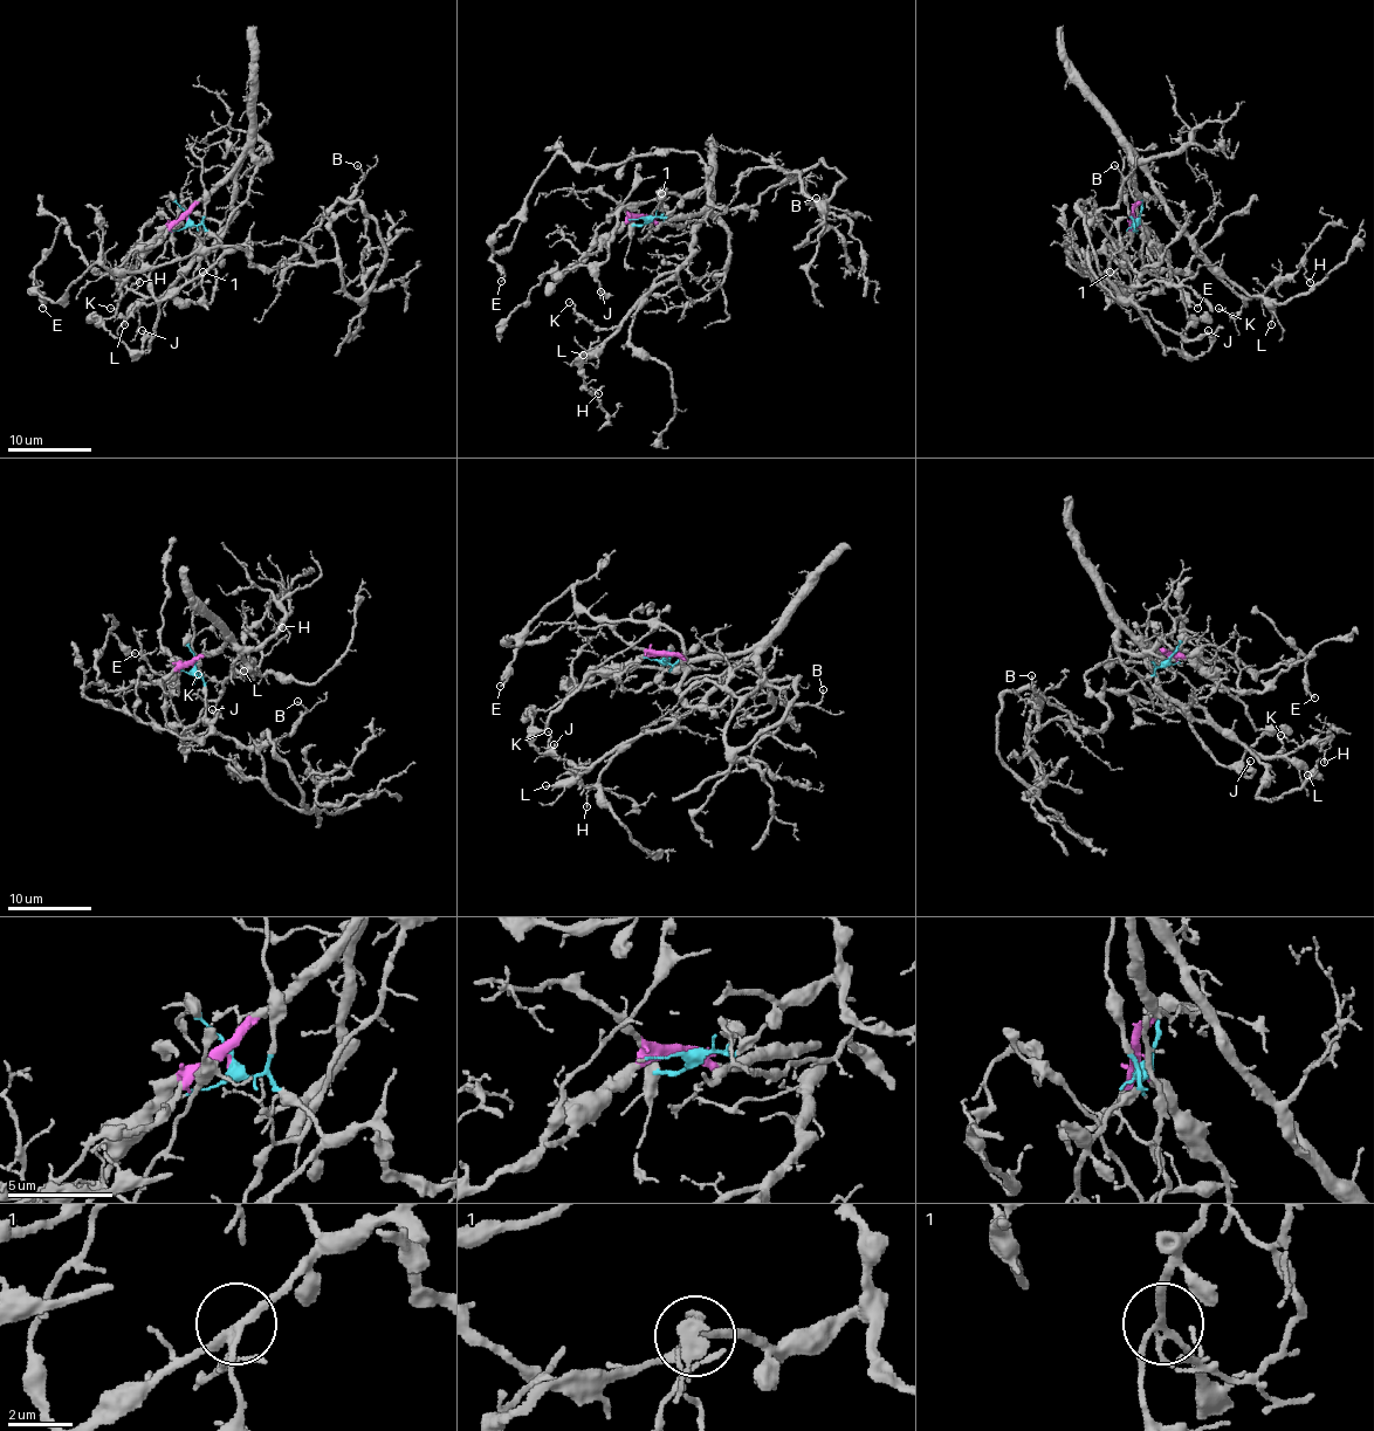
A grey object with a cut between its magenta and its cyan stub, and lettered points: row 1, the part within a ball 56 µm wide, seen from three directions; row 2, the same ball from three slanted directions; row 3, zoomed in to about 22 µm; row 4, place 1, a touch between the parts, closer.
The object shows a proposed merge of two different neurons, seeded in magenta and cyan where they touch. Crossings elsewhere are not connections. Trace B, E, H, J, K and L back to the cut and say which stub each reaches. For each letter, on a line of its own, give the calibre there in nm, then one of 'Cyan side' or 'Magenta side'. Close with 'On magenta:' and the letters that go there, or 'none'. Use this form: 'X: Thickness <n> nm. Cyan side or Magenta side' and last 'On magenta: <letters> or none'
B: Thickness 110 nm. Cyan side
E: Thickness 110 nm. Cyan side
H: Thickness 110 nm. Magenta side
J: Thickness 240 nm. Cyan side
K: Thickness 100 nm. Magenta side
L: Thickness 160 nm. Magenta side
On magenta: H, K, L

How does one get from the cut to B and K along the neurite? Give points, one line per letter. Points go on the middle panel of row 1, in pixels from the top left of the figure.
B: (647, 221), (701, 190), (716, 206), (742, 208), (788, 180), (801, 180), (816, 198)
K: (645, 221), (647, 217), (659, 221), (700, 219), (691, 254), (617, 327), (598, 329), (569, 303)

